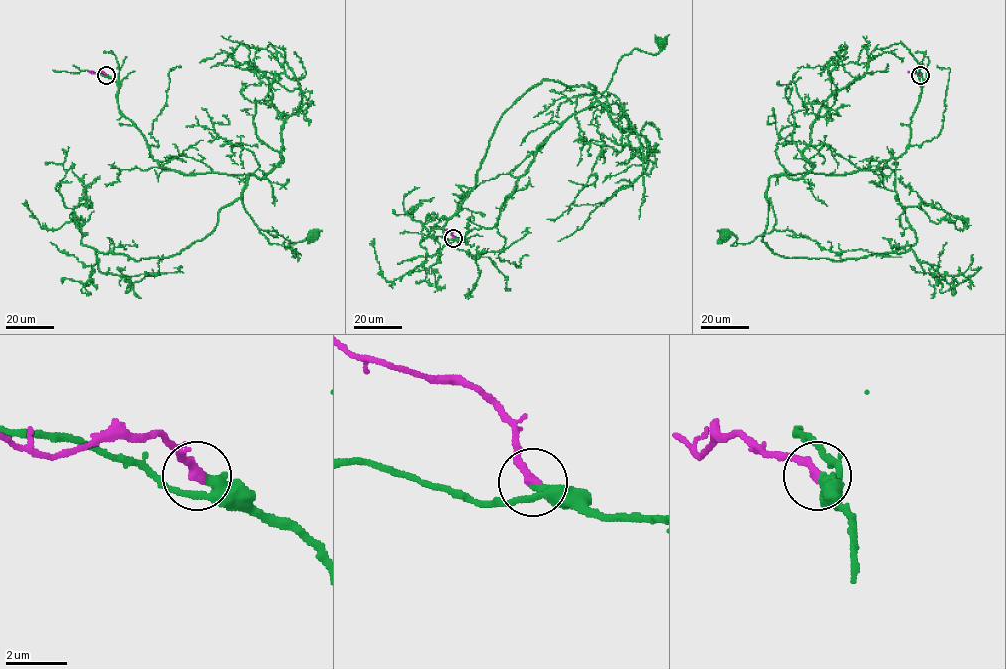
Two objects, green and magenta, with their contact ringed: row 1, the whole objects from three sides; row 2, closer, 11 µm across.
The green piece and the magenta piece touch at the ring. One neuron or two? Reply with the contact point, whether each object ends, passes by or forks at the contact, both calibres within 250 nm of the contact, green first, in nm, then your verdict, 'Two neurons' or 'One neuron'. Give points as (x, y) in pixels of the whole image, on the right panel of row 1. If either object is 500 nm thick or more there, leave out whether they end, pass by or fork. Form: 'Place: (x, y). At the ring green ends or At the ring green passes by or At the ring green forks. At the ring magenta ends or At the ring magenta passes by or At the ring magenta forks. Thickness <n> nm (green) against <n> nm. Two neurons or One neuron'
Place: (920, 75). At the ring green passes by. At the ring magenta ends. Thickness 240 nm (green) against 320 nm. One neuron

